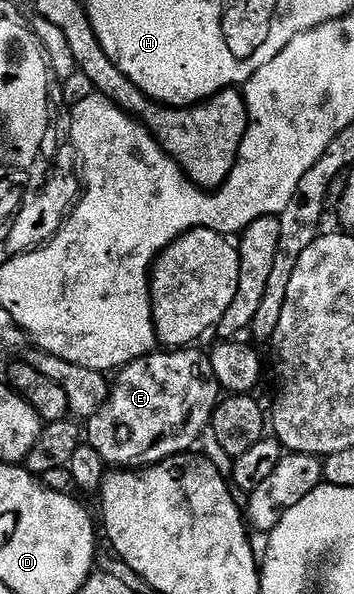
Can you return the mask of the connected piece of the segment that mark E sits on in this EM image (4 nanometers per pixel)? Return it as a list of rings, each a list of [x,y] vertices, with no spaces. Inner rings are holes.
[[[159,349],[150,355],[141,357],[137,361],[133,361],[129,365],[120,367],[117,374],[114,376],[111,383],[111,392],[105,401],[105,405],[101,405],[101,409],[97,409],[97,413],[93,413],[91,419],[86,420],[85,423],[85,443],[86,446],[97,449],[97,453],[101,455],[104,463],[111,469],[142,469],[145,467],[152,467],[155,463],[165,461],[174,455],[182,455],[190,452],[191,447],[202,440],[205,432],[210,428],[211,417],[215,414],[215,408],[221,402],[221,388],[217,377],[213,373],[213,365],[211,364],[210,354],[206,350],[195,351],[199,349]]]

